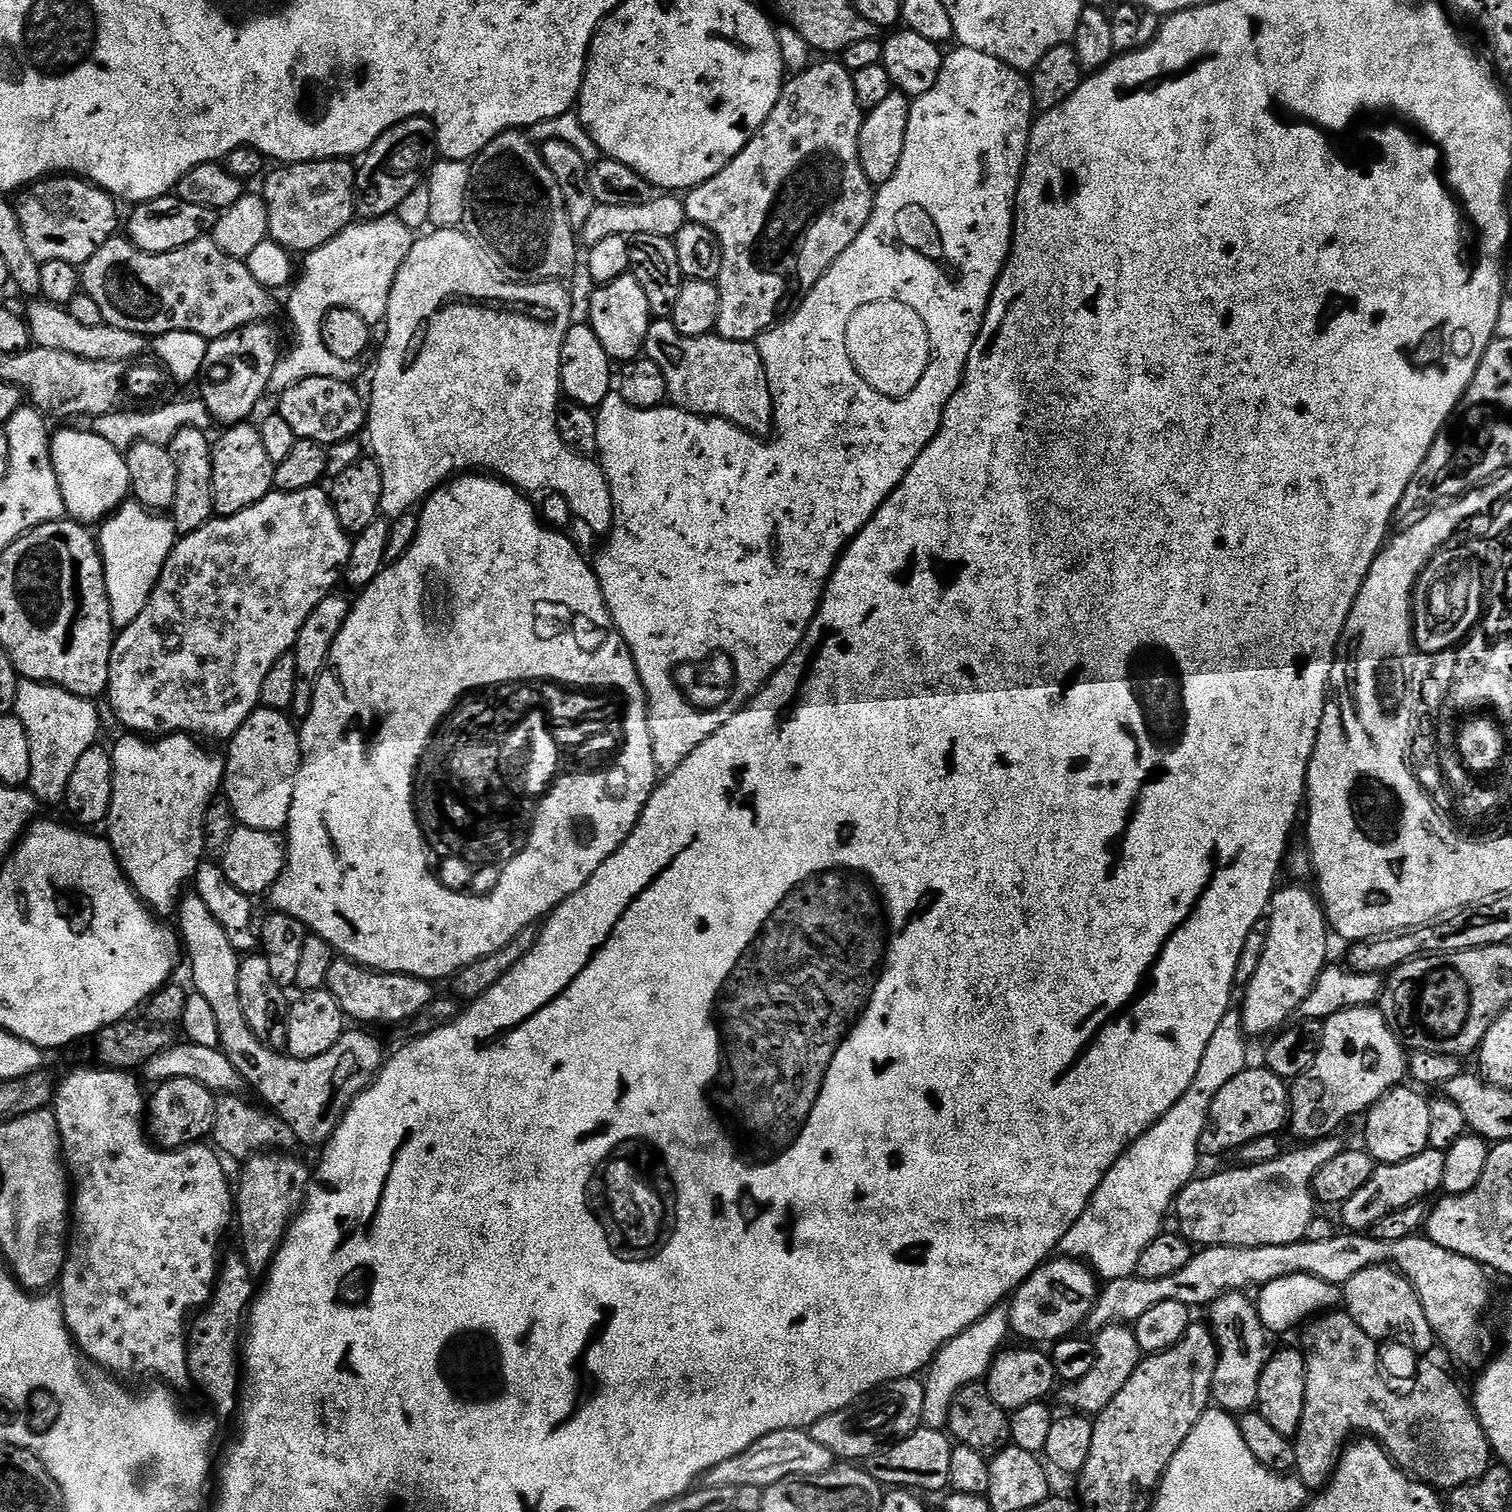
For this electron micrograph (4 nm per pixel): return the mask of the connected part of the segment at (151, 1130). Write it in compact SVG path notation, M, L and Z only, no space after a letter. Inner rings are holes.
M174 1078L159 1085L151 1093L146 1104L146 1132L151 1143L160 1150L179 1150L189 1144L201 1143L211 1133L216 1113L217 1093L211 1092L202 1082L193 1082L190 1078Z

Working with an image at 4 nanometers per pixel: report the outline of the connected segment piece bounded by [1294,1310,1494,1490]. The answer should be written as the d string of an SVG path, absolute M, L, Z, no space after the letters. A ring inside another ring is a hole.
M1332 1310L1327 1314L1321 1314L1315 1317L1304 1330L1302 1351L1304 1353L1304 1365L1306 1366L1306 1406L1302 1406L1302 1422L1298 1426L1294 1437L1294 1458L1296 1459L1294 1472L1307 1488L1310 1490L1323 1490L1328 1485L1329 1480L1332 1478L1332 1473L1336 1471L1336 1467L1340 1461L1340 1455L1344 1452L1349 1441L1353 1439L1354 1434L1367 1434L1371 1439L1379 1442L1388 1451L1388 1457L1400 1469L1407 1472L1413 1480L1418 1480L1421 1484L1428 1484L1437 1490L1451 1490L1463 1484L1472 1484L1478 1478L1482 1478L1482 1474L1486 1474L1489 1468L1493 1467L1494 1453L1490 1442L1486 1438L1486 1430L1482 1430L1480 1419L1476 1416L1476 1410L1472 1407L1471 1399L1466 1395L1466 1392L1464 1396L1463 1390L1452 1381L1450 1373L1443 1372L1440 1368L1432 1368L1425 1376L1423 1373L1419 1377L1418 1383L1415 1385L1415 1387L1417 1386L1416 1393L1413 1396L1399 1396L1394 1389L1388 1388L1392 1386L1390 1386L1389 1381L1381 1373L1380 1348L1378 1347L1377 1341L1372 1340L1370 1334L1366 1334L1366 1330L1362 1330L1362 1326L1358 1326L1358 1322L1354 1322L1354 1318L1348 1316L1347 1311Z

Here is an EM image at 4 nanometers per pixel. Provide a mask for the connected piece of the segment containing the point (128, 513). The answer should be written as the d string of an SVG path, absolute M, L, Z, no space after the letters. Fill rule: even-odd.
M125 502L98 528L100 557L104 563L109 607L113 625L122 630L136 621L164 569L164 563L178 539L171 519L153 514L143 504Z

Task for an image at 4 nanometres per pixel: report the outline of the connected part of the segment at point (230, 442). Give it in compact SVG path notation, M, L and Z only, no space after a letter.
M255 423L234 424L223 429L224 437L212 446L214 466L214 486L212 487L212 507L217 517L233 516L250 506L254 506L273 491L276 465L266 455L262 446L262 434Z

